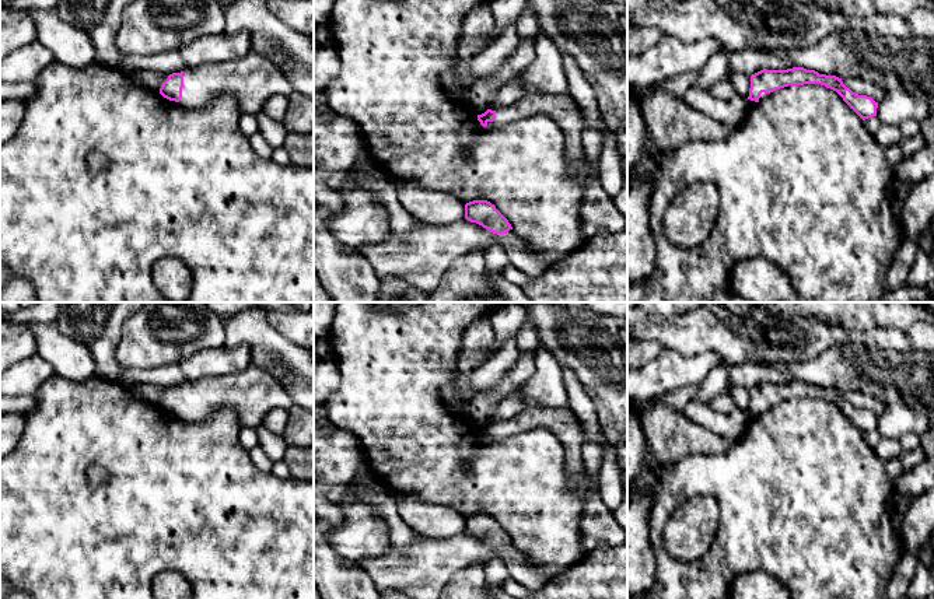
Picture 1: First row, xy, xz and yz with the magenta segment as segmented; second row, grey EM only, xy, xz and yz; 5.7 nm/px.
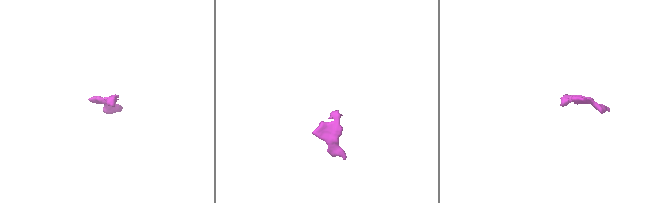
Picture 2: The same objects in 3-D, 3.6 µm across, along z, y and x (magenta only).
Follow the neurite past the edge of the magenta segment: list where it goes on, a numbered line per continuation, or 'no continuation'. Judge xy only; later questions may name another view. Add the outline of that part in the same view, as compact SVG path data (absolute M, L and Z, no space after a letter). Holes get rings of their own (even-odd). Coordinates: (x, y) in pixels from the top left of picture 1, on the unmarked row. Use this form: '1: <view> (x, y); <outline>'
1: xy (254, 392); M251 364L235 375L186 381L182 411L172 416L200 423L224 406L235 409L241 427L251 427L255 421L260 425L272 409L290 410L294 402L272 374Z

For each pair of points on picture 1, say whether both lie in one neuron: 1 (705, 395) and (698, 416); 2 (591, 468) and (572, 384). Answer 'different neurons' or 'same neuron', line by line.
1: different neurons
2: same neuron

